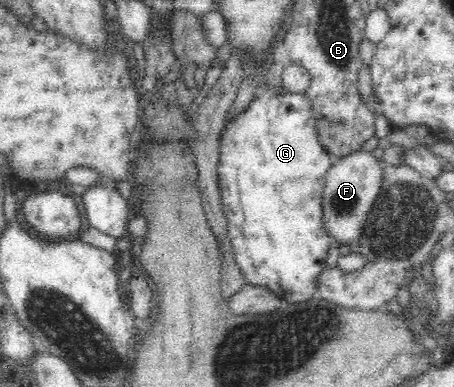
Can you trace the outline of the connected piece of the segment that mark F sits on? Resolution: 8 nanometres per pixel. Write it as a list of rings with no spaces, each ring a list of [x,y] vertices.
[[[358,150],[341,158],[326,173],[321,197],[323,226],[336,242],[357,242],[361,237],[366,215],[369,215],[381,189],[383,165],[378,163],[376,156],[372,152]]]

